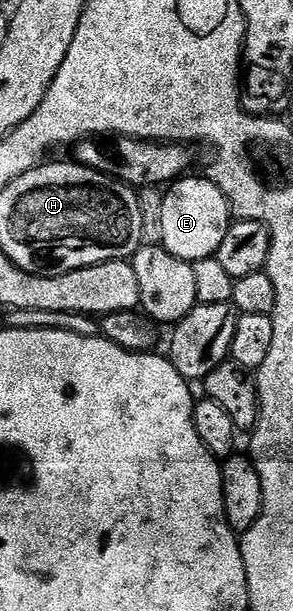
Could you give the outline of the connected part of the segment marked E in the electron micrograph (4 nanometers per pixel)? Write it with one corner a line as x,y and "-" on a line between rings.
187,174
171,183
165,189
166,197
162,200
162,237
160,243
162,247
176,258
181,260
203,260
209,256
217,257
220,250
220,242
224,242
224,234
228,234
232,223
232,213
230,211
230,203
225,194
220,190
220,186
216,186
214,181
205,175
194,176
195,174

